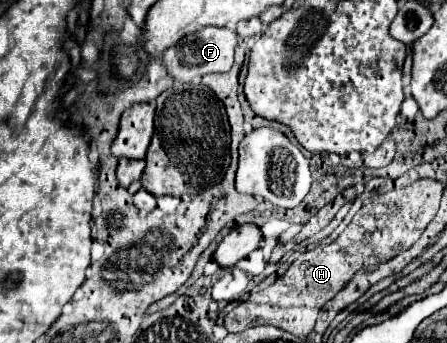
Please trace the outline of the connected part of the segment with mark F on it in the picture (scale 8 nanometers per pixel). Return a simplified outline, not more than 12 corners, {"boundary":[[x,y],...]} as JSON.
{"boundary":[[203,27],[169,47],[163,67],[177,81],[225,73],[237,33]]}

